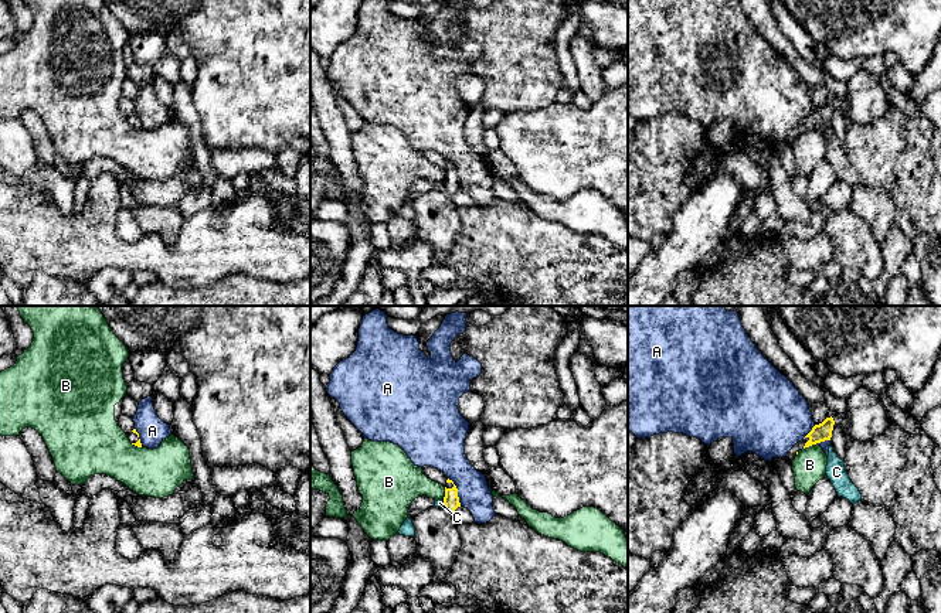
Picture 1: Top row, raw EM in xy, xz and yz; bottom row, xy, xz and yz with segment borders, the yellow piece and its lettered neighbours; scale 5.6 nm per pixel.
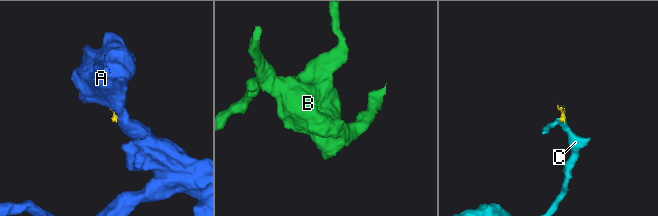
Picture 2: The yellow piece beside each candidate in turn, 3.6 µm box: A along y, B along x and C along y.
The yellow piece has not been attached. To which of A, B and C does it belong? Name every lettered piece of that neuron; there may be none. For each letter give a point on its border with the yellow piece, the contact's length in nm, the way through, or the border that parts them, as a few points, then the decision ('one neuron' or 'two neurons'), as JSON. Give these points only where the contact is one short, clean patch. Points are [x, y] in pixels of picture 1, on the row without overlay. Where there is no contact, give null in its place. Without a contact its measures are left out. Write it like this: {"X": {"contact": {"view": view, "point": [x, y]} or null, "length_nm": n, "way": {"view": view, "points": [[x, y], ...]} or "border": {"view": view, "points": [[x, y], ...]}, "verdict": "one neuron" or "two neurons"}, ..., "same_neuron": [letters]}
{"A": {"contact": {"view": "xz", "point": [457, 174]}, "length_nm": 180, "border": {"view": "xz", "points": [[448, 160], [457, 172], [461, 187]]}, "verdict": "two neurons"}, "B": {"contact": {"view": "yz", "point": [809, 128]}, "length_nm": 90, "border": {"view": "yz", "points": [[816, 125], [804, 132]]}, "verdict": "two neurons"}, "C": {"contact": {"view": "xz", "point": [444, 186]}, "length_nm": 50, "border": {"view": "xz", "points": [[442, 183], [444, 190]]}, "verdict": "two neurons"}, "same_neuron": []}

